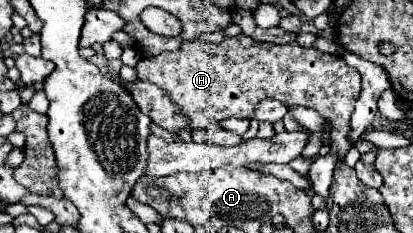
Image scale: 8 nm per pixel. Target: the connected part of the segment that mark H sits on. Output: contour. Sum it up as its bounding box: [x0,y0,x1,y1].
[136,35,360,165]

